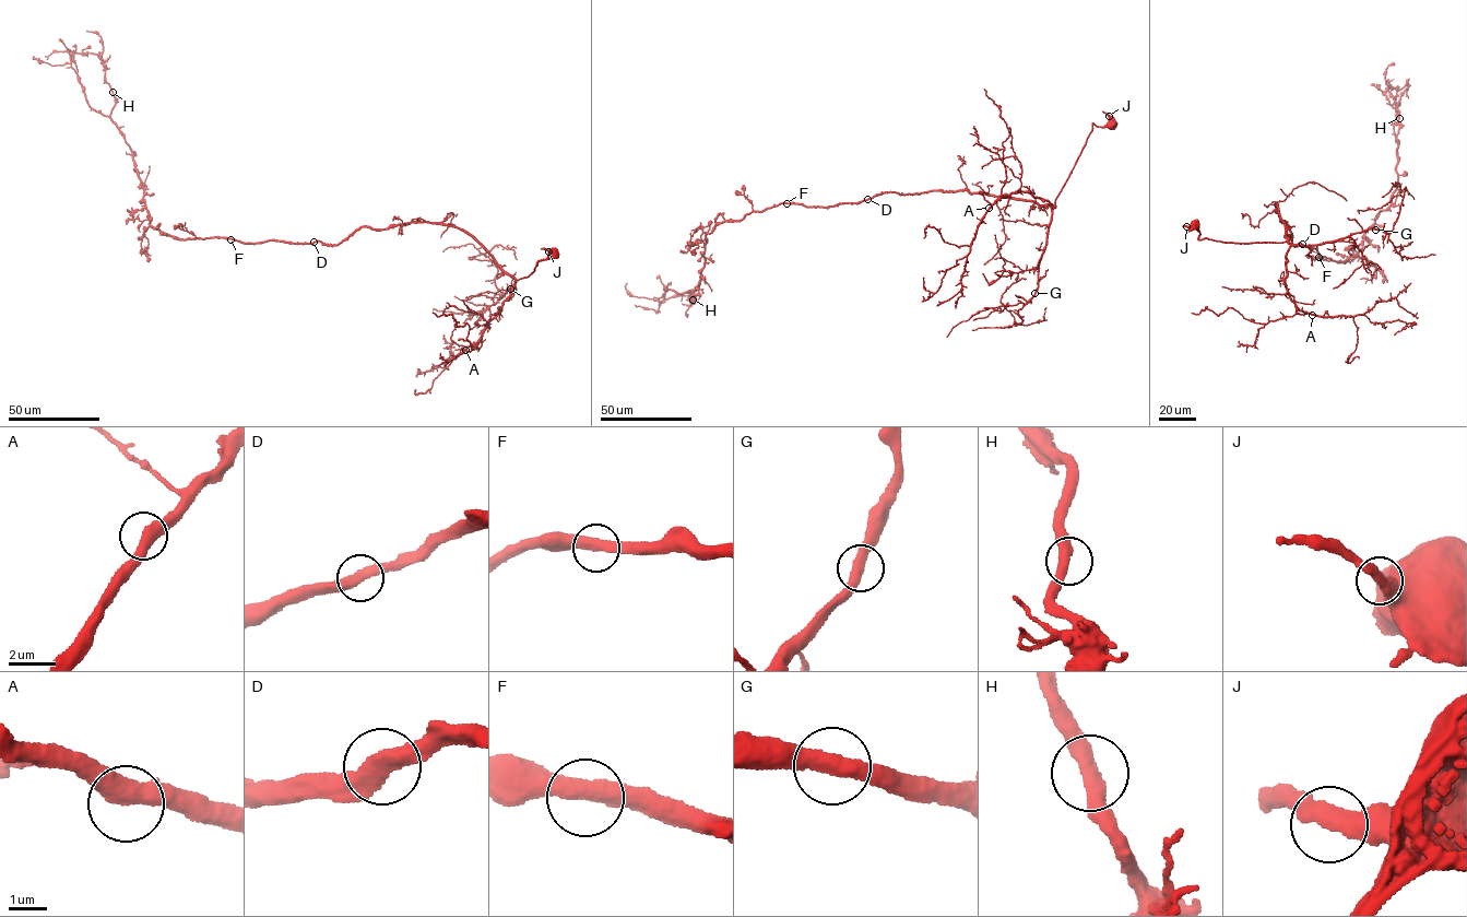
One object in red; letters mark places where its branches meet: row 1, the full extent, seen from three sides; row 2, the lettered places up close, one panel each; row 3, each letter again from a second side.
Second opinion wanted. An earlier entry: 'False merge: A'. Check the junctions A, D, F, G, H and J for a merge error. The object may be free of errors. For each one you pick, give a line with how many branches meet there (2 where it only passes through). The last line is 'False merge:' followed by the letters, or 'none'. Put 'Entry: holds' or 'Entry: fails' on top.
Entry: fails
False merge: none

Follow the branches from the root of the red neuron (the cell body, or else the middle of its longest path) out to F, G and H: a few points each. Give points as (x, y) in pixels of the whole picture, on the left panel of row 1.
F: (554, 254), (516, 281), (471, 236), (428, 222), (359, 227), (336, 245), (231, 239)
G: (554, 254), (537, 262), (528, 277), (515, 281), (516, 292), (510, 289)
H: (554, 254), (516, 281), (471, 236), (428, 222), (359, 227), (336, 245), (174, 238), (149, 224), (113, 92)

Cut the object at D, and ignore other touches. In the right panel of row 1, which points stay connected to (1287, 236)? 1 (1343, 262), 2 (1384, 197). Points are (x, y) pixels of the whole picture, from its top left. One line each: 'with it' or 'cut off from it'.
1: cut off from it
2: with it

